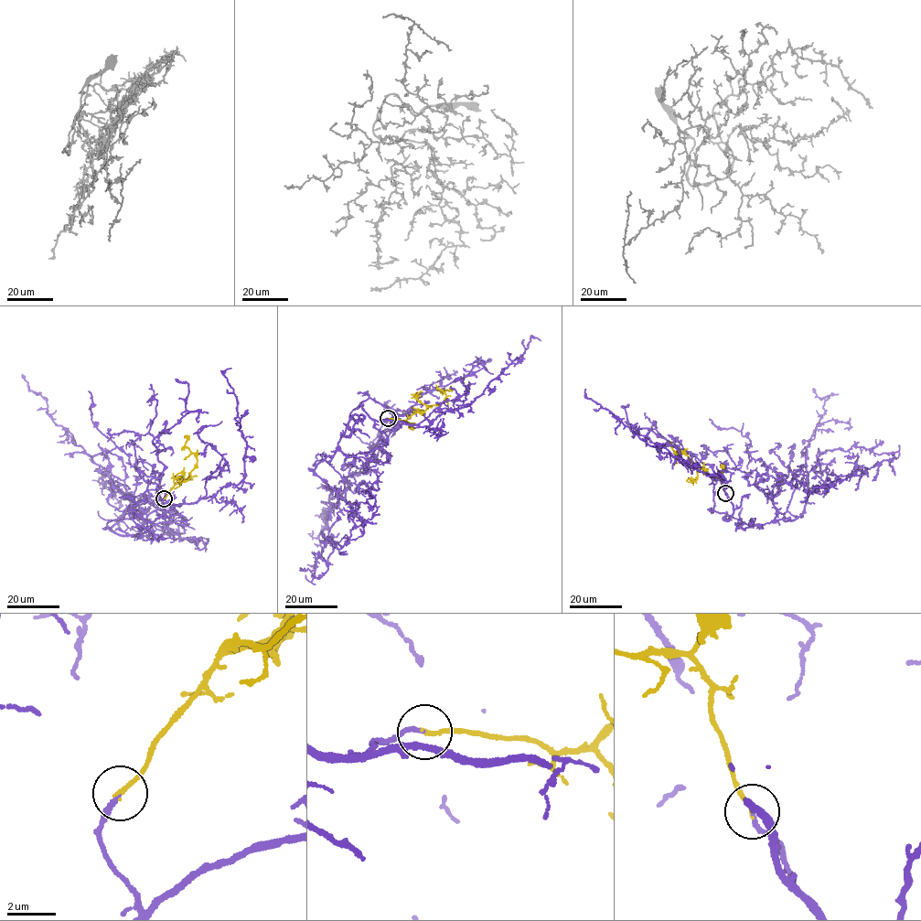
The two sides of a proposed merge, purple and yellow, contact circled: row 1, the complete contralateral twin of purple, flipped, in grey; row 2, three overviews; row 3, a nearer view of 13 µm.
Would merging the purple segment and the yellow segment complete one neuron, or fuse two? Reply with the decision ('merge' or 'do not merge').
merge

